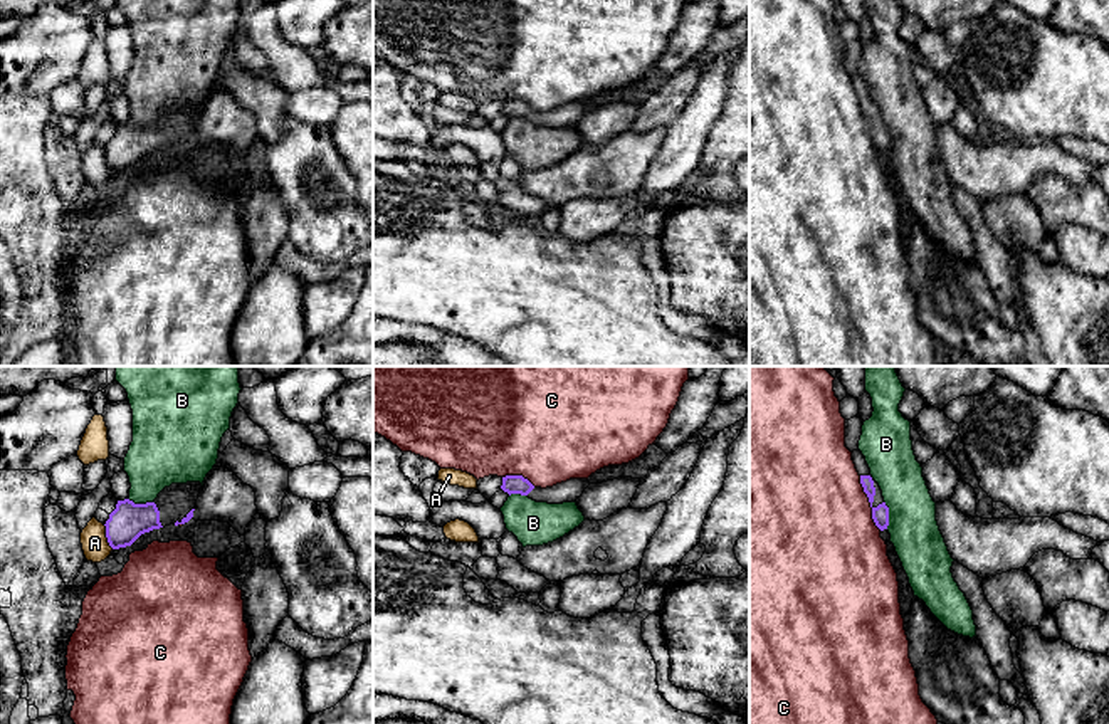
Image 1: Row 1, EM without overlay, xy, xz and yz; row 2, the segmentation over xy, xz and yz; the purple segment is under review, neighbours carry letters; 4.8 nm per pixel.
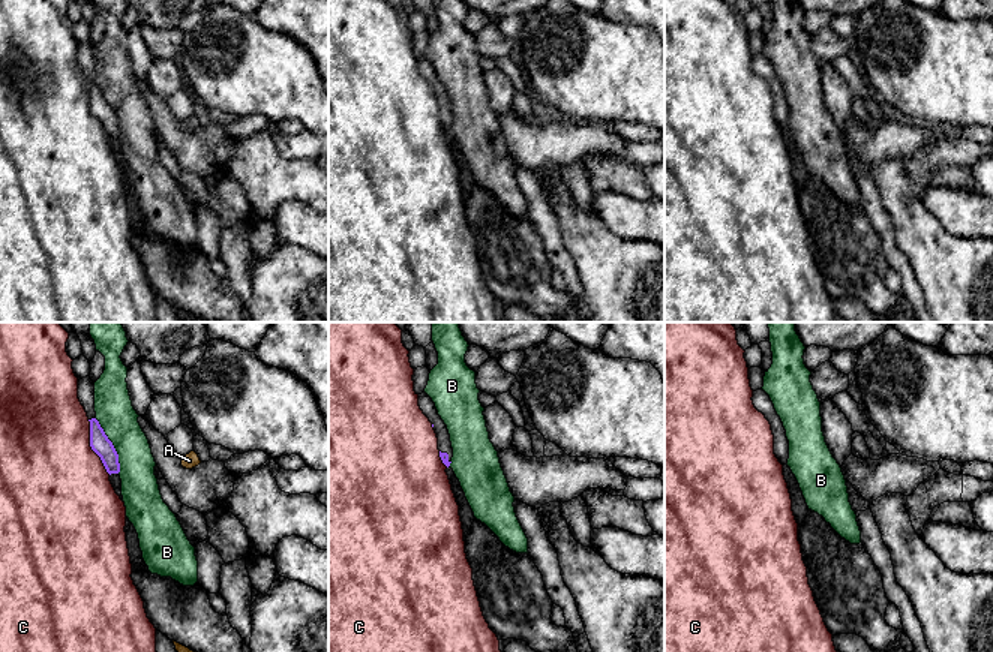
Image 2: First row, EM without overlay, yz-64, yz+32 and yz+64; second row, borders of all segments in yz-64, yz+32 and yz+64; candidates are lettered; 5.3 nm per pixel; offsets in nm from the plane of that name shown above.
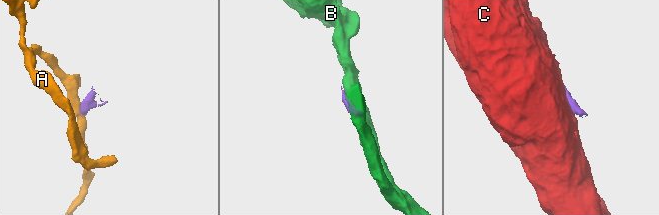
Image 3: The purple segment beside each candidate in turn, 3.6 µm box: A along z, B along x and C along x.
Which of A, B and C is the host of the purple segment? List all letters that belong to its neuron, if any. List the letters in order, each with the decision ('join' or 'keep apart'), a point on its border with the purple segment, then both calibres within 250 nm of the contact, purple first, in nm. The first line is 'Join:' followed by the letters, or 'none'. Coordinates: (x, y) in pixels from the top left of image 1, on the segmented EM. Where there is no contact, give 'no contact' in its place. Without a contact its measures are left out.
Join: none
A: keep apart; contact xy (106, 536); calibres 180 and 130 nm
B: keep apart; contact yz (888, 514); calibres 80 and 240 nm
C: keep apart; contact yz (869, 501); calibres 80 and 500 nm

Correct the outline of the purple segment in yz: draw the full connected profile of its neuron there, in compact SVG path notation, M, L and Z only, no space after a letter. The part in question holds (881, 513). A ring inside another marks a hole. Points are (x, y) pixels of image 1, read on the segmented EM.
M859 449L852 452L852 460L860 475L860 484L864 487L864 492L869 497L869 502L872 507L872 519L874 519L875 526L880 531L884 531L889 526L889 507L884 502L882 491L880 491L879 484L872 479L865 457L862 455L862 452Z

